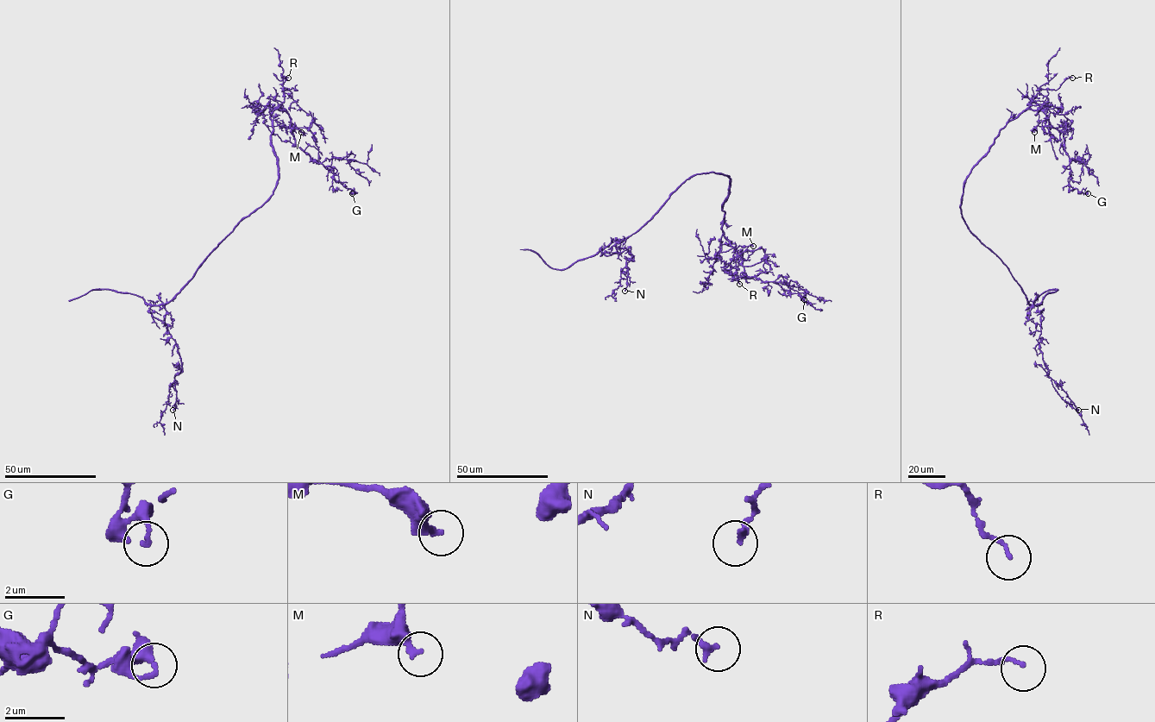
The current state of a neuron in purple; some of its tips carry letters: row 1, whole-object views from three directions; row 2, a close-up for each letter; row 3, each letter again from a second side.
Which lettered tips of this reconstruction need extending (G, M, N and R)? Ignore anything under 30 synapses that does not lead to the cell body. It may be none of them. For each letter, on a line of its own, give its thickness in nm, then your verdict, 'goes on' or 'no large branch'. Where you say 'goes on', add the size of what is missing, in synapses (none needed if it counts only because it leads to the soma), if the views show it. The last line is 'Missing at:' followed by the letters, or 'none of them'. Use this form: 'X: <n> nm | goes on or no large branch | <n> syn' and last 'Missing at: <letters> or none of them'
G: 150 nm | no large branch
M: 280 nm | no large branch
N: 240 nm | no large branch
R: 110 nm | no large branch
Missing at: none of them

